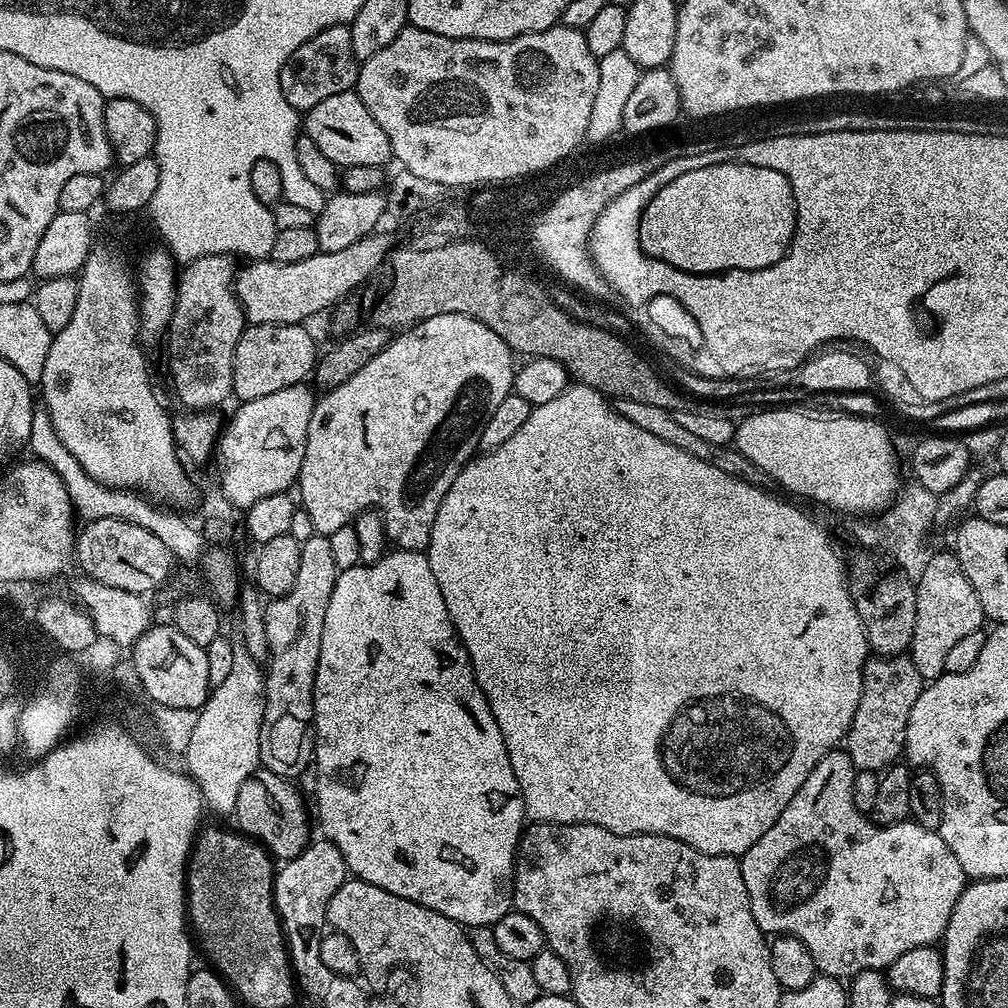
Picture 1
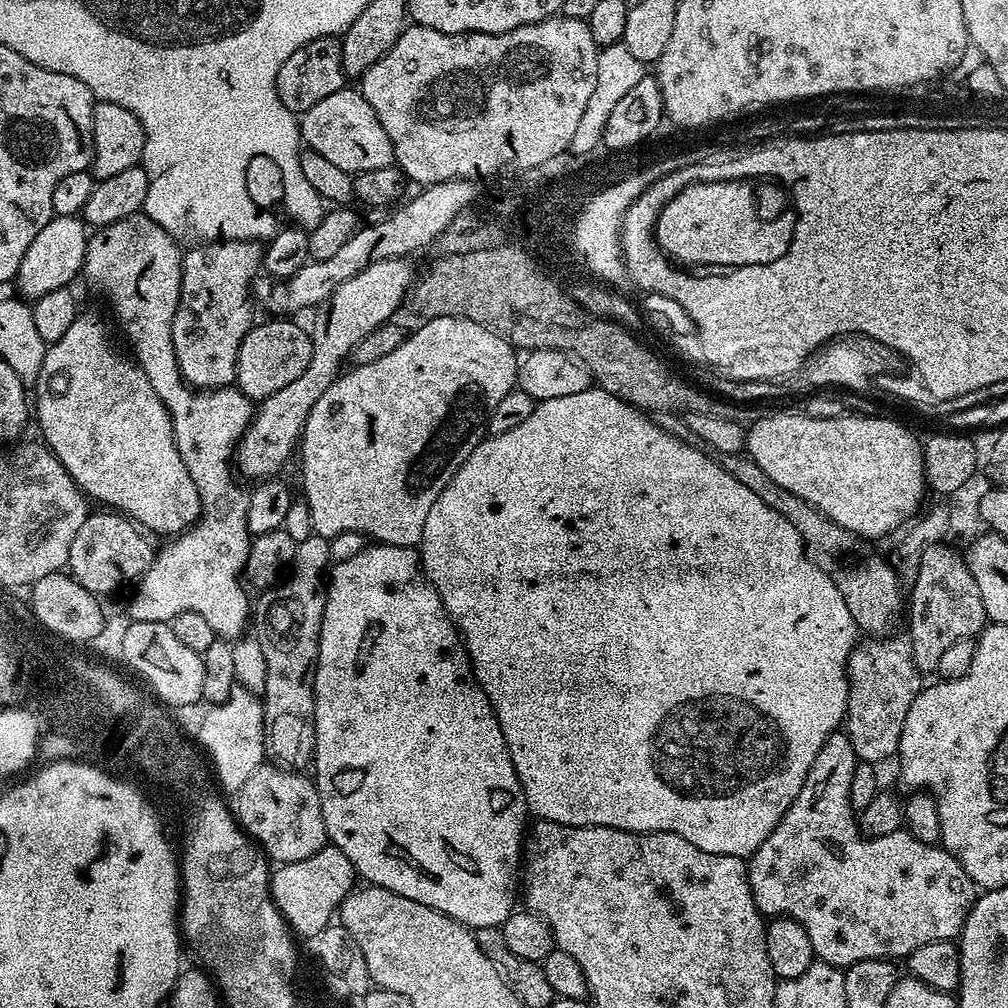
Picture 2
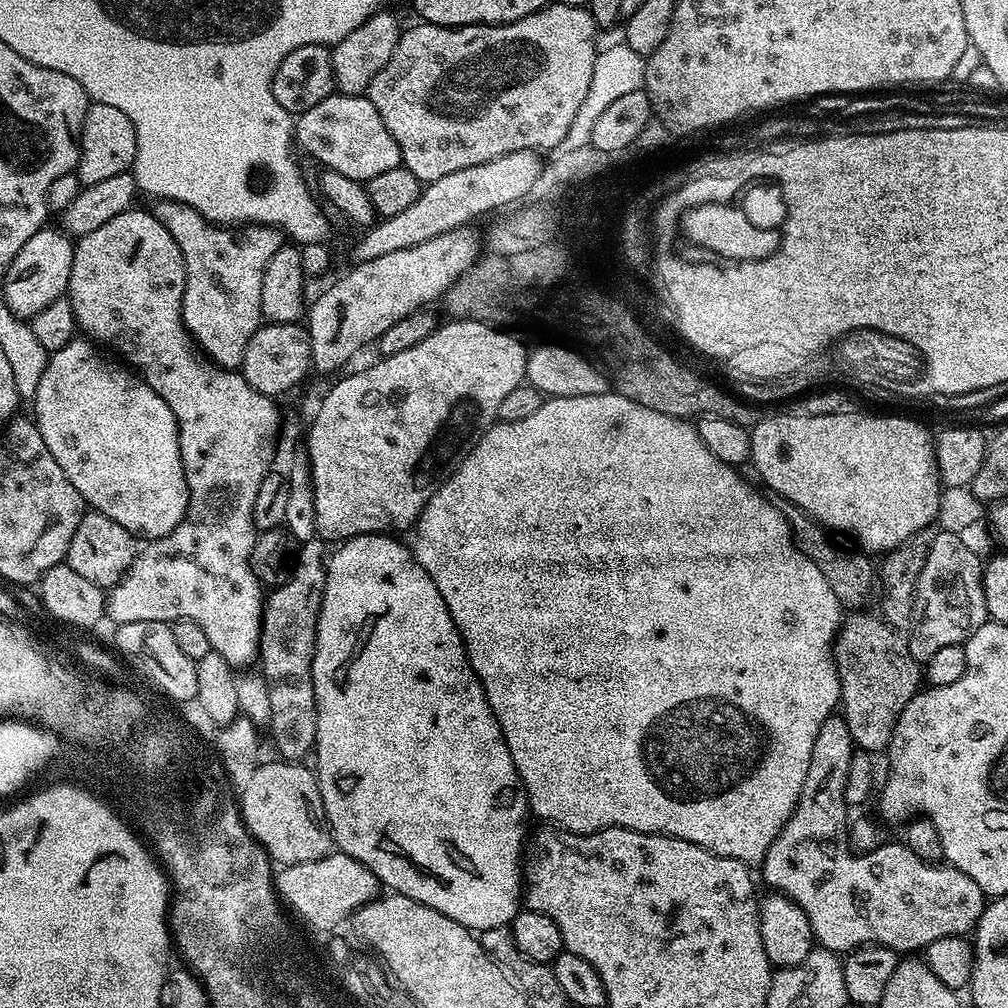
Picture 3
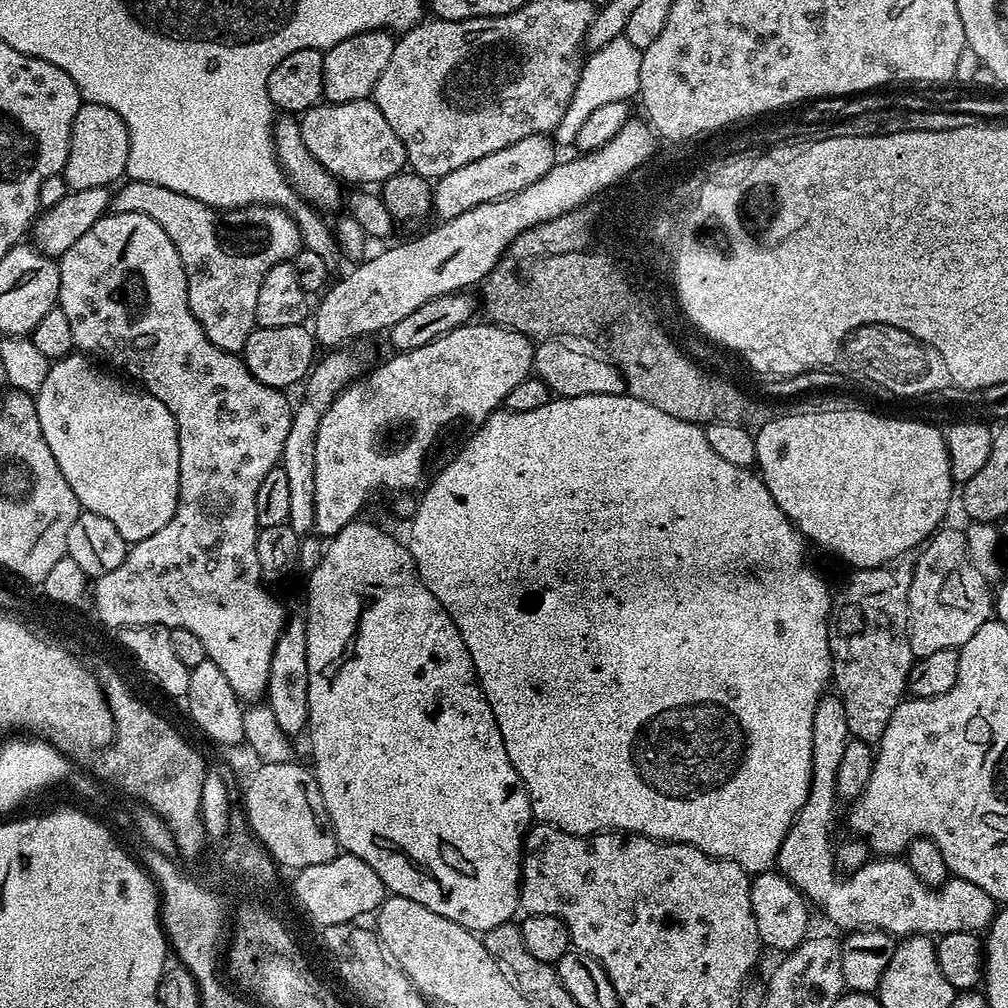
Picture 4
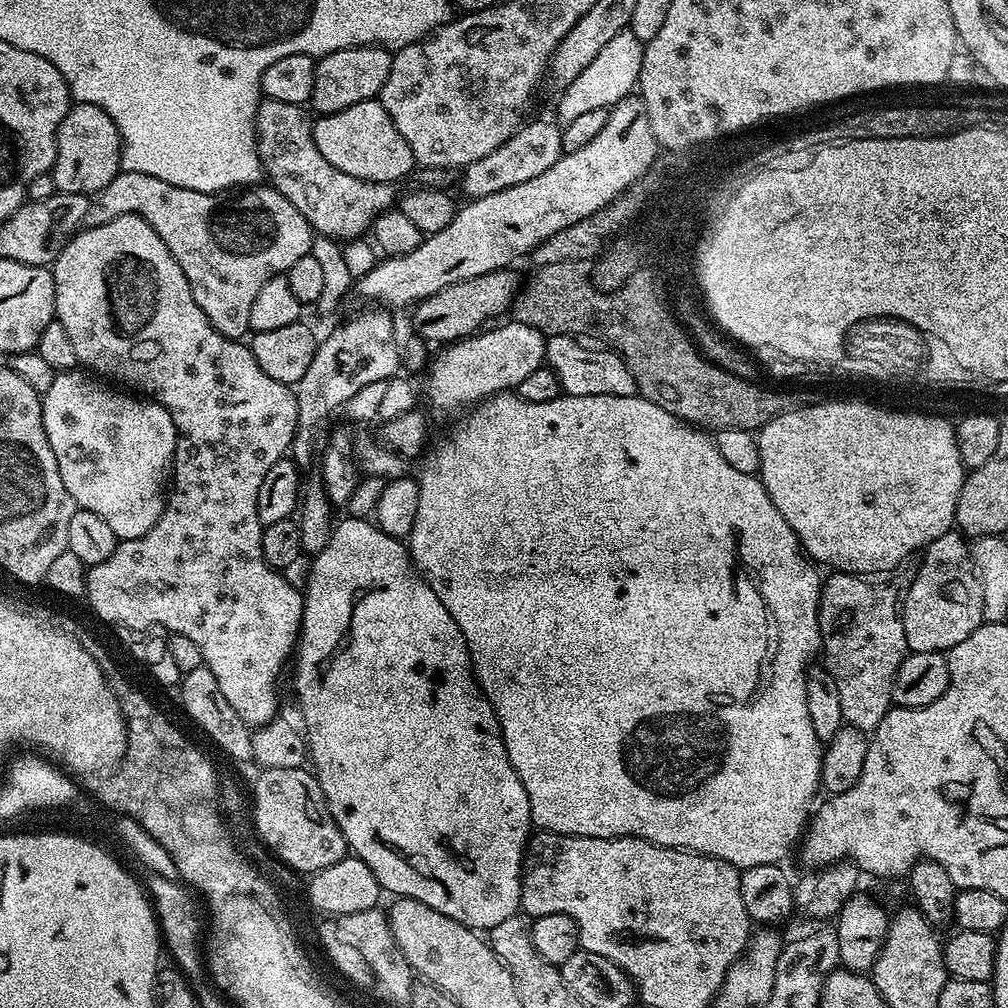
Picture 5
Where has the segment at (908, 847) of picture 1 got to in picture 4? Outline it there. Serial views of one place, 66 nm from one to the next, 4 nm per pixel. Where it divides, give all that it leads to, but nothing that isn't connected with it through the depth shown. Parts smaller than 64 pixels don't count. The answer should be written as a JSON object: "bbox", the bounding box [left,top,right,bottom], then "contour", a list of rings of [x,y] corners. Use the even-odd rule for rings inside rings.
{"bbox":[775,695,998,938],"contour":[[[839,695],[821,696],[814,710],[812,777],[808,797],[778,850],[775,867],[815,907],[817,904],[836,928],[883,930],[893,938],[921,934],[936,938],[951,932],[983,933],[996,917],[998,902],[990,898],[982,886],[974,886],[974,882],[950,878],[940,887],[931,888],[914,874],[914,870],[910,870],[904,858],[872,858],[857,872],[841,874],[838,871],[832,840],[832,819],[838,807],[836,771],[849,739],[846,710]]]}

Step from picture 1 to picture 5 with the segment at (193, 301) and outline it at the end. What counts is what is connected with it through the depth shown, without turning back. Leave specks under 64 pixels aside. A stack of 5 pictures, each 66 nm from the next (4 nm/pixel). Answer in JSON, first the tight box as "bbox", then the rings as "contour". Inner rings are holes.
{"bbox":[90,170,314,340],"contour":[[[122,170],[112,179],[110,186],[103,188],[95,197],[94,203],[90,208],[90,216],[96,222],[113,220],[119,216],[142,217],[159,234],[162,242],[166,242],[166,250],[170,250],[174,262],[178,262],[182,274],[186,274],[188,283],[192,286],[194,302],[200,307],[202,314],[206,314],[206,318],[210,318],[210,326],[214,326],[214,330],[218,330],[218,334],[222,334],[228,340],[240,340],[249,335],[250,306],[254,306],[254,298],[258,298],[258,290],[262,290],[262,286],[266,286],[266,282],[270,282],[272,276],[286,274],[290,270],[290,266],[294,266],[294,262],[298,262],[298,258],[311,253],[314,233],[312,227],[306,222],[306,218],[302,218],[302,214],[298,214],[298,210],[294,210],[291,202],[286,198],[282,198],[282,194],[278,194],[275,188],[271,186],[248,186],[235,194],[224,194],[228,196],[220,195],[213,195],[210,192],[199,192],[198,190],[186,190],[182,186],[170,186],[170,182],[162,182],[162,178],[154,178],[150,174],[138,174],[137,172]]]}

